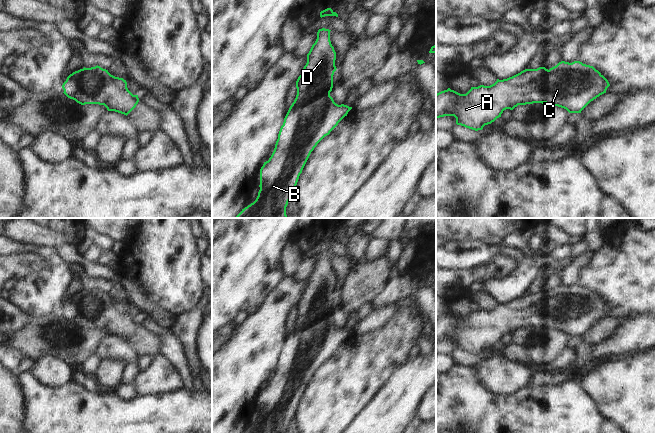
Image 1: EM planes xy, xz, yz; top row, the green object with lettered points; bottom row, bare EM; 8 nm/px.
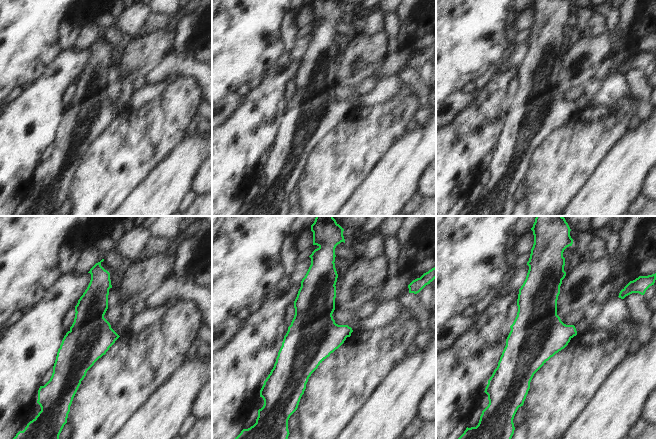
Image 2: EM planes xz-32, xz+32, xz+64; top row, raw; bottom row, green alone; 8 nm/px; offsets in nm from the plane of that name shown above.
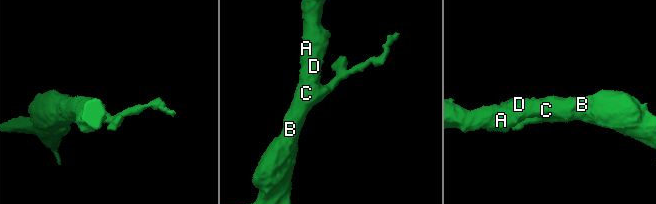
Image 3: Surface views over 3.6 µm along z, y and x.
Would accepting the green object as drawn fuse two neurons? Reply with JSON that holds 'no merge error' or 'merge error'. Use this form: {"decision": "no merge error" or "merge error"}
{"decision": "no merge error"}

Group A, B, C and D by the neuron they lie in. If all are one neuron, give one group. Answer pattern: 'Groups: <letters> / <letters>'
Groups: A B C D

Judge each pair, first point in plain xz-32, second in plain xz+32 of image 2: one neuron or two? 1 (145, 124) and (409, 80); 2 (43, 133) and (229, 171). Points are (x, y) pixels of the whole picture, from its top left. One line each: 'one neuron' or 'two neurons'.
1: two neurons
2: one neuron

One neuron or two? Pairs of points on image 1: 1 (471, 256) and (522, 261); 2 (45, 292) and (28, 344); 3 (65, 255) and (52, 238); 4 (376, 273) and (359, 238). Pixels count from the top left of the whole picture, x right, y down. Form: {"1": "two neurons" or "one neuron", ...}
{"1": "one neuron", "2": "two neurons", "3": "two neurons", "4": "two neurons"}

